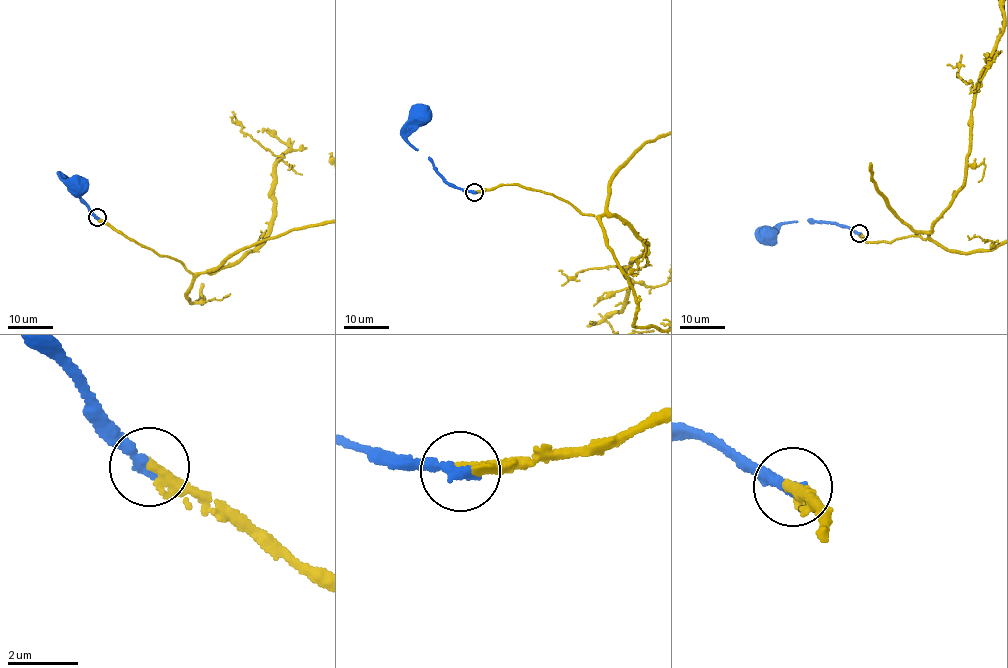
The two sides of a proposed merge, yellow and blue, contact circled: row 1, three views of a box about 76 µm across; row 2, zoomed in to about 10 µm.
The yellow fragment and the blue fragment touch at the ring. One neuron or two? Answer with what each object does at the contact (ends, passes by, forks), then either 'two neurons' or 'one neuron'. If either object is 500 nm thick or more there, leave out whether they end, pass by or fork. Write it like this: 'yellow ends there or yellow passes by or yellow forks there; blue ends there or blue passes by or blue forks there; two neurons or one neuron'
yellow ends there; blue ends there; one neuron

